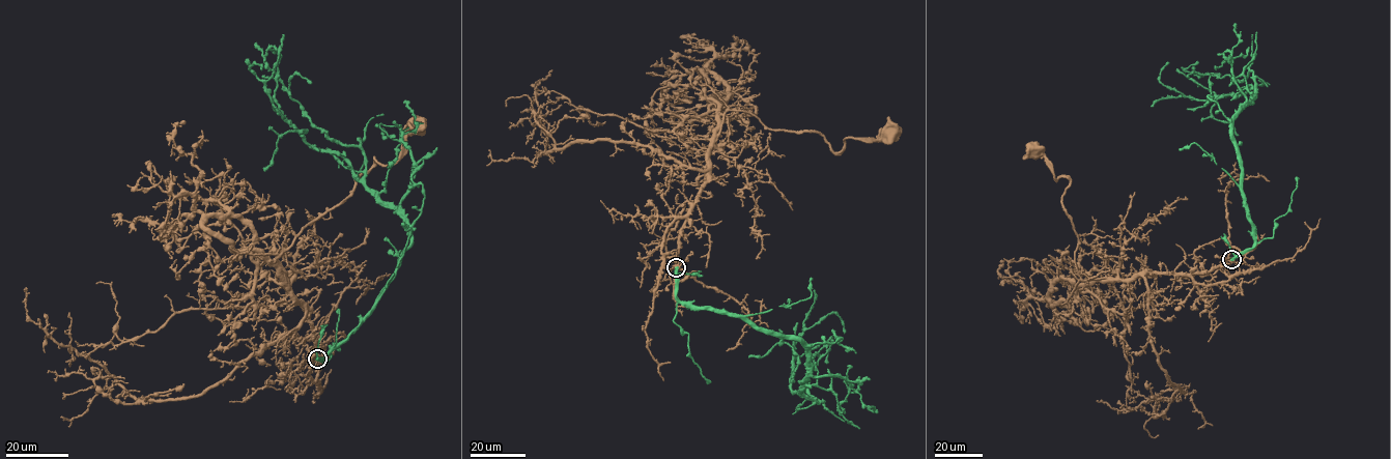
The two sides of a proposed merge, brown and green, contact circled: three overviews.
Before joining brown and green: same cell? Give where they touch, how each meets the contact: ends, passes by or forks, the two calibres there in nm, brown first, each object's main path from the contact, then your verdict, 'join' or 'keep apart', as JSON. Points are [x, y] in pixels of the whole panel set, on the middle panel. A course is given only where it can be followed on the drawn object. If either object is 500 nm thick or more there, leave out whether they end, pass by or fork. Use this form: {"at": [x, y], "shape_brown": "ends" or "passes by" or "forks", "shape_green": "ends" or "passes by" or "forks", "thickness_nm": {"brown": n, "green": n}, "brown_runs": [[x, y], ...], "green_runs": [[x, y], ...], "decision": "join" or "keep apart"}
{"at": [676, 267], "thickness_nm": {"brown": 500, "green": 600}, "brown_runs": [[676, 267], [680, 231], [727, 112], [818, 133], [836, 152], [845, 139], [893, 134]], "green_runs": [[676, 267], [681, 302], [810, 347], [802, 396], [791, 390], [799, 334], [833, 313], [844, 333]], "decision": "keep apart"}

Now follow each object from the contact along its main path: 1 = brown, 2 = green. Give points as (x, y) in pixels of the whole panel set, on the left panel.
1: (317, 359), (309, 311), (283, 283), (278, 257), (302, 227), (347, 198), (374, 159), (395, 162), (417, 122)
2: (317, 359), (373, 308), (410, 242), (410, 225), (350, 163), (314, 148), (272, 106), (264, 87), (283, 35)

